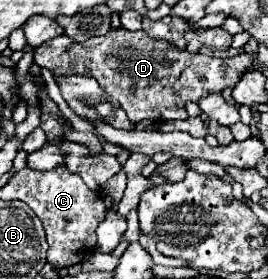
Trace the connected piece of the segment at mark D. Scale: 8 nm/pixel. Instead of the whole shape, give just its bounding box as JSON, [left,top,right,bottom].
[34,28,252,122]

